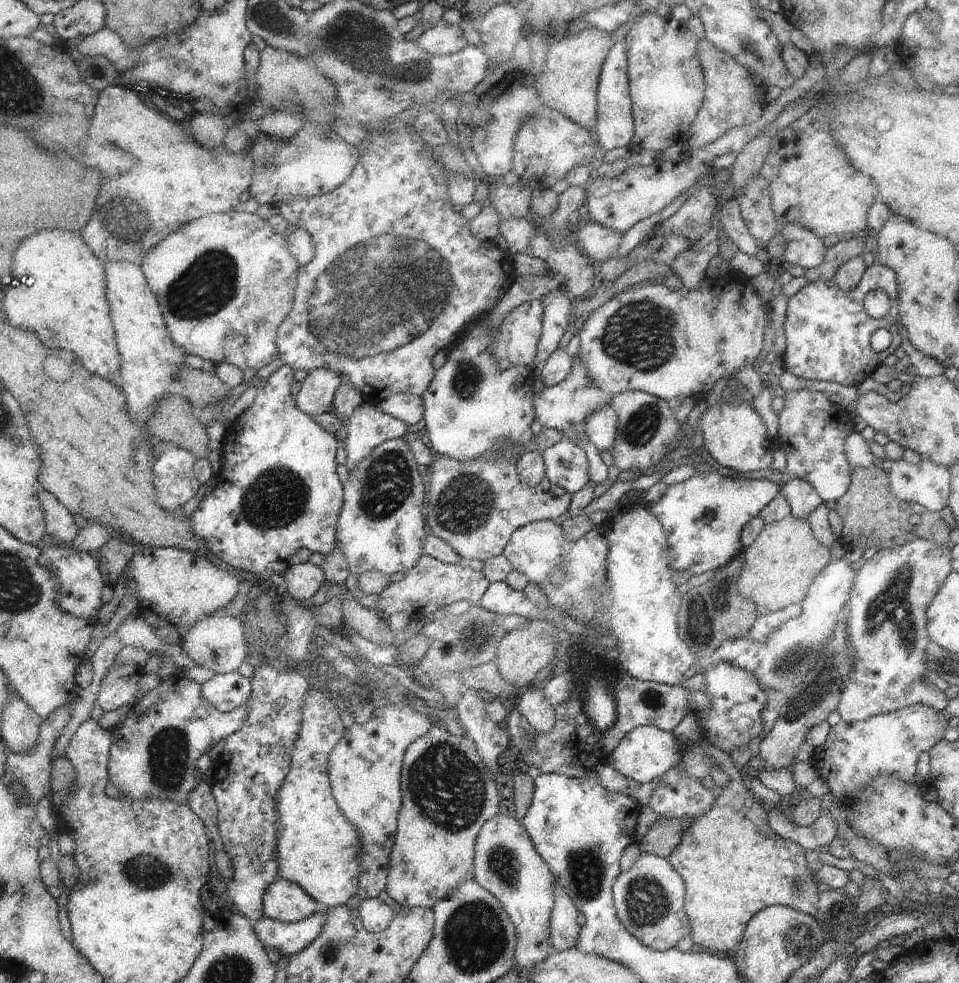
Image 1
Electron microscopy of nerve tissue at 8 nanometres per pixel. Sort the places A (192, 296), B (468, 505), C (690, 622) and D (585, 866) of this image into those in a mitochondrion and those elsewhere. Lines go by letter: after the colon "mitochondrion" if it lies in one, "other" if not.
A: mitochondrion
B: mitochondrion
C: mitochondrion
D: mitochondrion

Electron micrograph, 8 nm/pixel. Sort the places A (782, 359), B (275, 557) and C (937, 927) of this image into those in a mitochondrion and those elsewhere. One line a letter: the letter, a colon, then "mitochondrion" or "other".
A: other
B: other
C: other

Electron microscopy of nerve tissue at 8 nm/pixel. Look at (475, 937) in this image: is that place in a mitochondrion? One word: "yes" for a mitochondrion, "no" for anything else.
yes

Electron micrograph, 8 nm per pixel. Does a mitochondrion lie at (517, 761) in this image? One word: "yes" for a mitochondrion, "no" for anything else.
no

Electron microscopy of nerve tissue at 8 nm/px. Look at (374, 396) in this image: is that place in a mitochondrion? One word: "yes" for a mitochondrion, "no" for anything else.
no

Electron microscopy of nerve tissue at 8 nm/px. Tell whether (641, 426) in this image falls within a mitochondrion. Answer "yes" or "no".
yes

